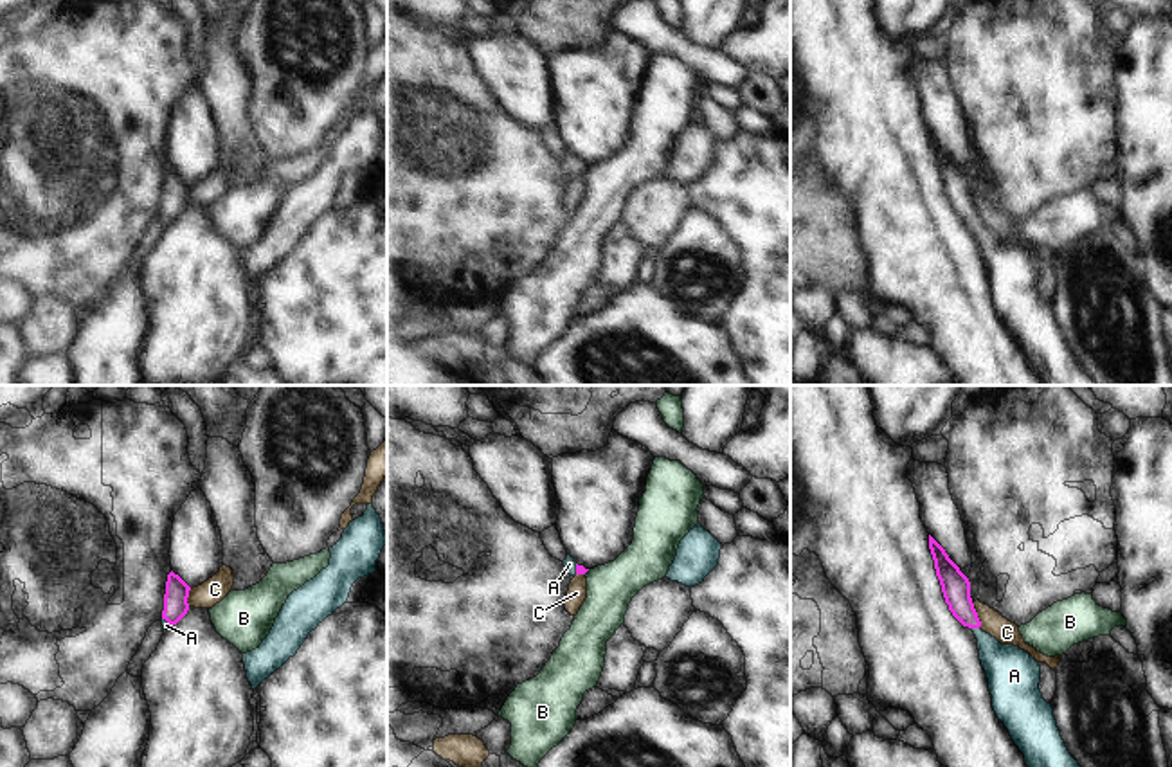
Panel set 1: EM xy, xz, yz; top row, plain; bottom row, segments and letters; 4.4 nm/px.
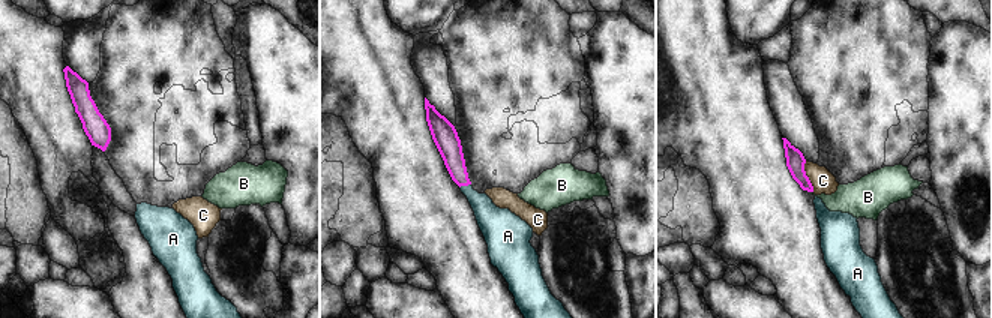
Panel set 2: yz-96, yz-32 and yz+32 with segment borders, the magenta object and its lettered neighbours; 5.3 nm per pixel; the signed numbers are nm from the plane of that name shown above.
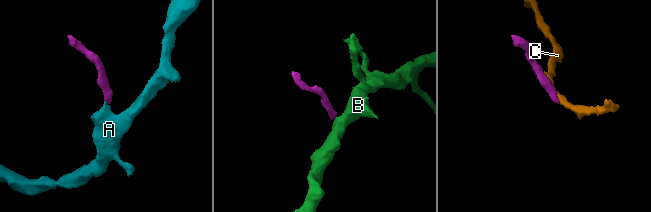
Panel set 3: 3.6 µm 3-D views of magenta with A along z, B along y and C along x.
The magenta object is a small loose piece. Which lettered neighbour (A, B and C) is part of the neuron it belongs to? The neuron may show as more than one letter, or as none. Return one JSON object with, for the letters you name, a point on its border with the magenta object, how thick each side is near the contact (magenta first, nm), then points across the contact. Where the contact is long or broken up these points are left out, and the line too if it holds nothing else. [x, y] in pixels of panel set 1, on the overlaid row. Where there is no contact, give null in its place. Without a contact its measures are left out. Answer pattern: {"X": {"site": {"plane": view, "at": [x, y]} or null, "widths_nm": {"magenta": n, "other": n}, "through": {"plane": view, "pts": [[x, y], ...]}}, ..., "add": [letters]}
{"A": {"site": {"plane": "yz", "at": [974, 627]}, "widths_nm": {"magenta": 130, "other": 220}, "through": {"plane": "yz", "pts": [[955, 586], [960, 605], [974, 627], [1010, 670]]}}, "add": ["A"]}

